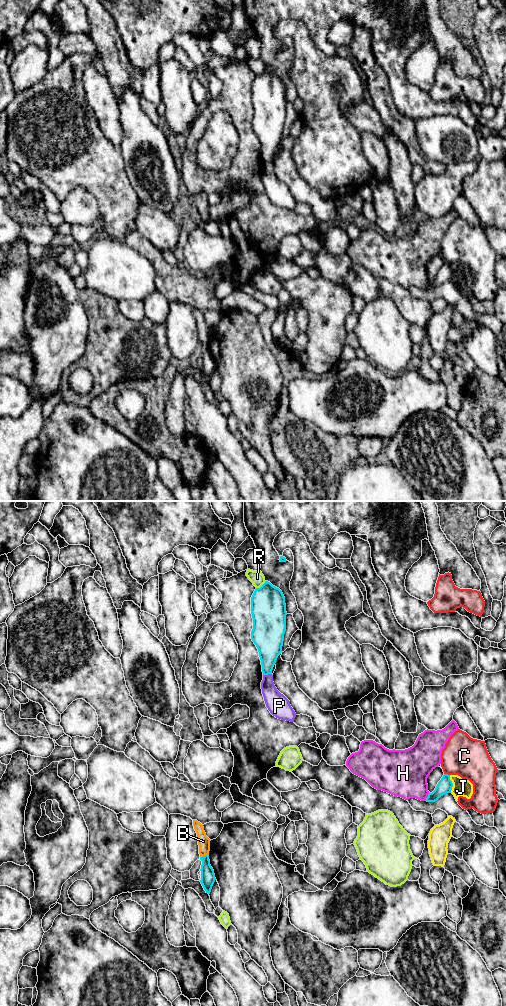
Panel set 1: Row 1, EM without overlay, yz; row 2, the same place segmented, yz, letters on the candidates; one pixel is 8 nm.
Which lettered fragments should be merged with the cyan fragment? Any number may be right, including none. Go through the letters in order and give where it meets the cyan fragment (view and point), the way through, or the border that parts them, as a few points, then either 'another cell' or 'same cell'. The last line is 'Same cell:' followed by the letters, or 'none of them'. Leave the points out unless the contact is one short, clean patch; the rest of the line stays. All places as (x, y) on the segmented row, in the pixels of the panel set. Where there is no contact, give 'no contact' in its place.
B: yz (205, 855) | another cell
C: yz (447, 774) | another cell
H: yz (428, 796) | another cell
J: yz (452, 784) | another cell
P: yz (267, 674) | along yz (271, 673), (263, 675) | another cell
R: yz (261, 586) | another cell
Same cell: none of them

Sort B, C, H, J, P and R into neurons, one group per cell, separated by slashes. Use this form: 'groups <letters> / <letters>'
groups B / C / H / J / P / R

